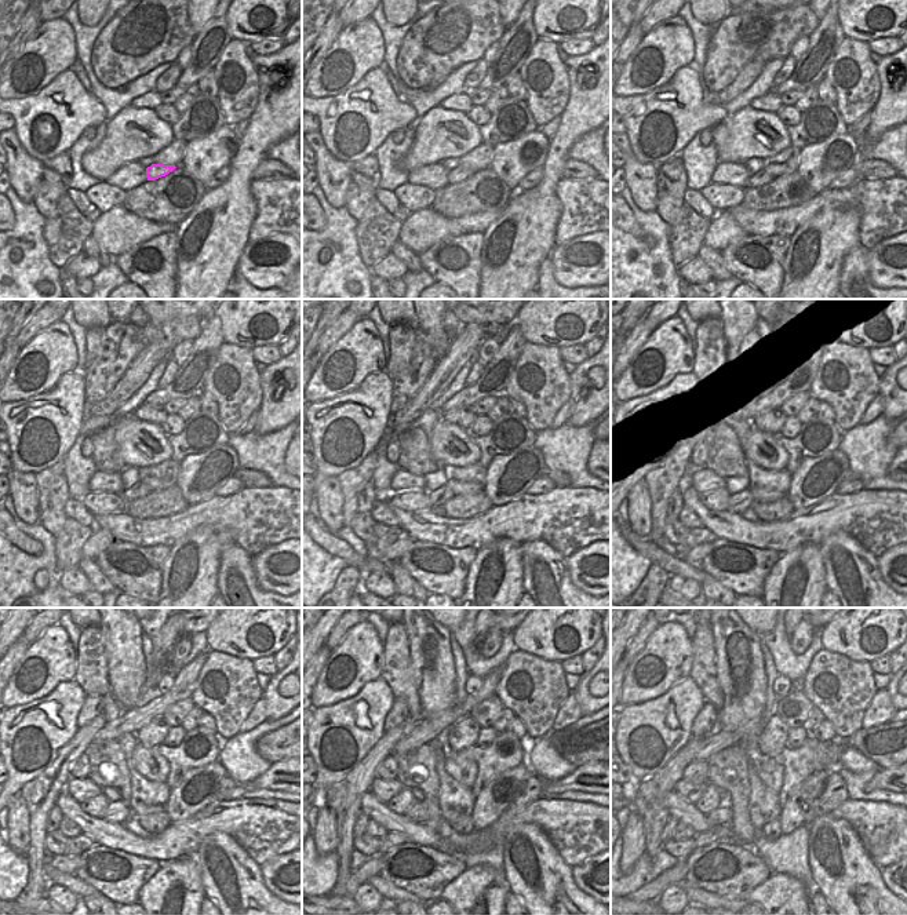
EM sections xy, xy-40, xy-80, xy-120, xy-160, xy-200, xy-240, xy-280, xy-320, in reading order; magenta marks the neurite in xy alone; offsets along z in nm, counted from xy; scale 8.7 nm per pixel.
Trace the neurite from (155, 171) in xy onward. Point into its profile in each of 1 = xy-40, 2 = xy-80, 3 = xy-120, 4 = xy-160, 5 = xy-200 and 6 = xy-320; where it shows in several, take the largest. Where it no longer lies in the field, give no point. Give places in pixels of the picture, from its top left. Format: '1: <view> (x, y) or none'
1: xy-40 (459, 174)
2: xy-80 (761, 178)
3: xy-120 (138, 491)
4: xy-160 (437, 498)
5: xy-200 (740, 502)
6: xy-320 (721, 816)

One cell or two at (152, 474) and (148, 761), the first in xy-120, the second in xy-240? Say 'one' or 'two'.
two

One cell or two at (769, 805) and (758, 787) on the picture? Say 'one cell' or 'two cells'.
one cell

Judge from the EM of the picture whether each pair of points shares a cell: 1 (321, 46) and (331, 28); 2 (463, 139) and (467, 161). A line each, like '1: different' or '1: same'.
1: same
2: different

